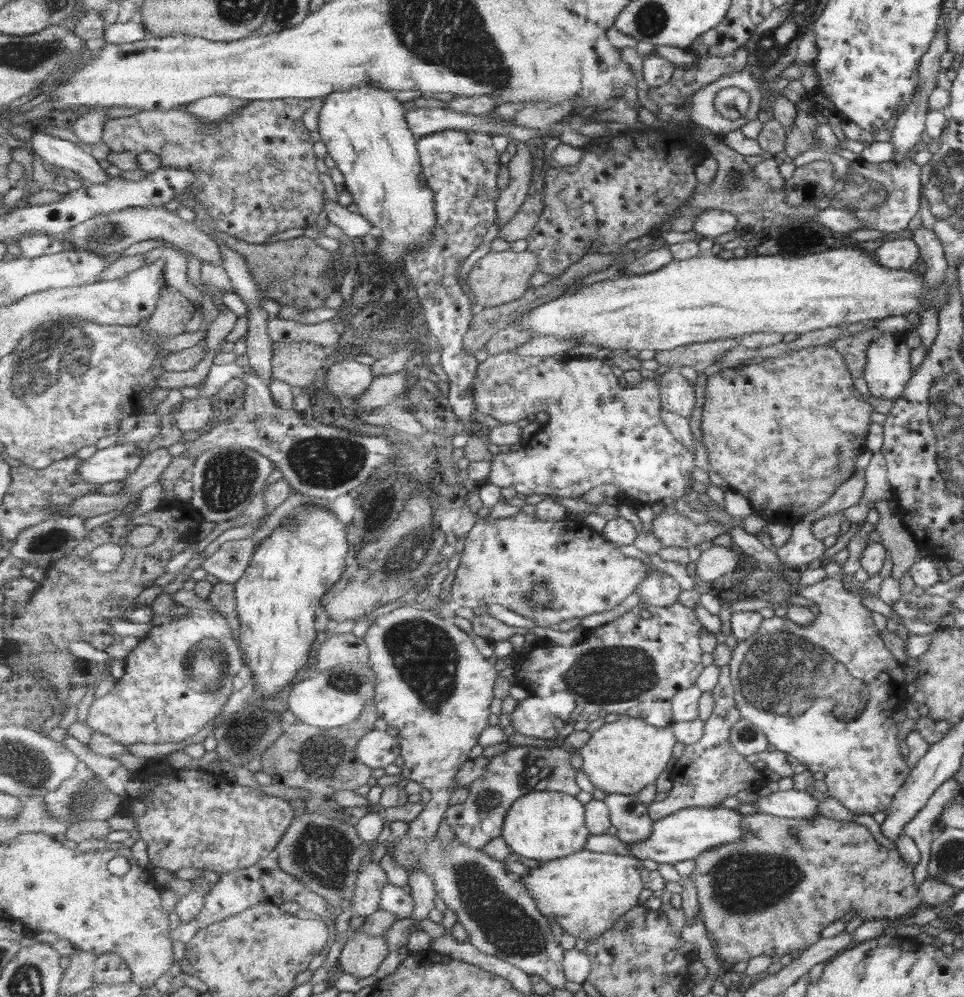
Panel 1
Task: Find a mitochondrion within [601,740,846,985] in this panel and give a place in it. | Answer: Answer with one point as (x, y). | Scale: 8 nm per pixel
(741, 883)

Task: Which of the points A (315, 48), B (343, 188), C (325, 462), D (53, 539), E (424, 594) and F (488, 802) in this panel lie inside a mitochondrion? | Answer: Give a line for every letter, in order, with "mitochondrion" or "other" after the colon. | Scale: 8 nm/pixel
A: other
B: other
C: mitochondrion
D: mitochondrion
E: mitochondrion
F: mitochondrion

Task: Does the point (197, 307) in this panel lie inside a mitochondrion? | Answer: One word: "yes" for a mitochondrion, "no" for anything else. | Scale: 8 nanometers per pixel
no

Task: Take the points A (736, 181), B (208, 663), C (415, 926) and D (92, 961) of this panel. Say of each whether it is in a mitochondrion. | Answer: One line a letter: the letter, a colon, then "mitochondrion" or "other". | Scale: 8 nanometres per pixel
A: mitochondrion
B: mitochondrion
C: other
D: other

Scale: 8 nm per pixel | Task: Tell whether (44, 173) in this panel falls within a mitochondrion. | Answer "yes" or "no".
no

